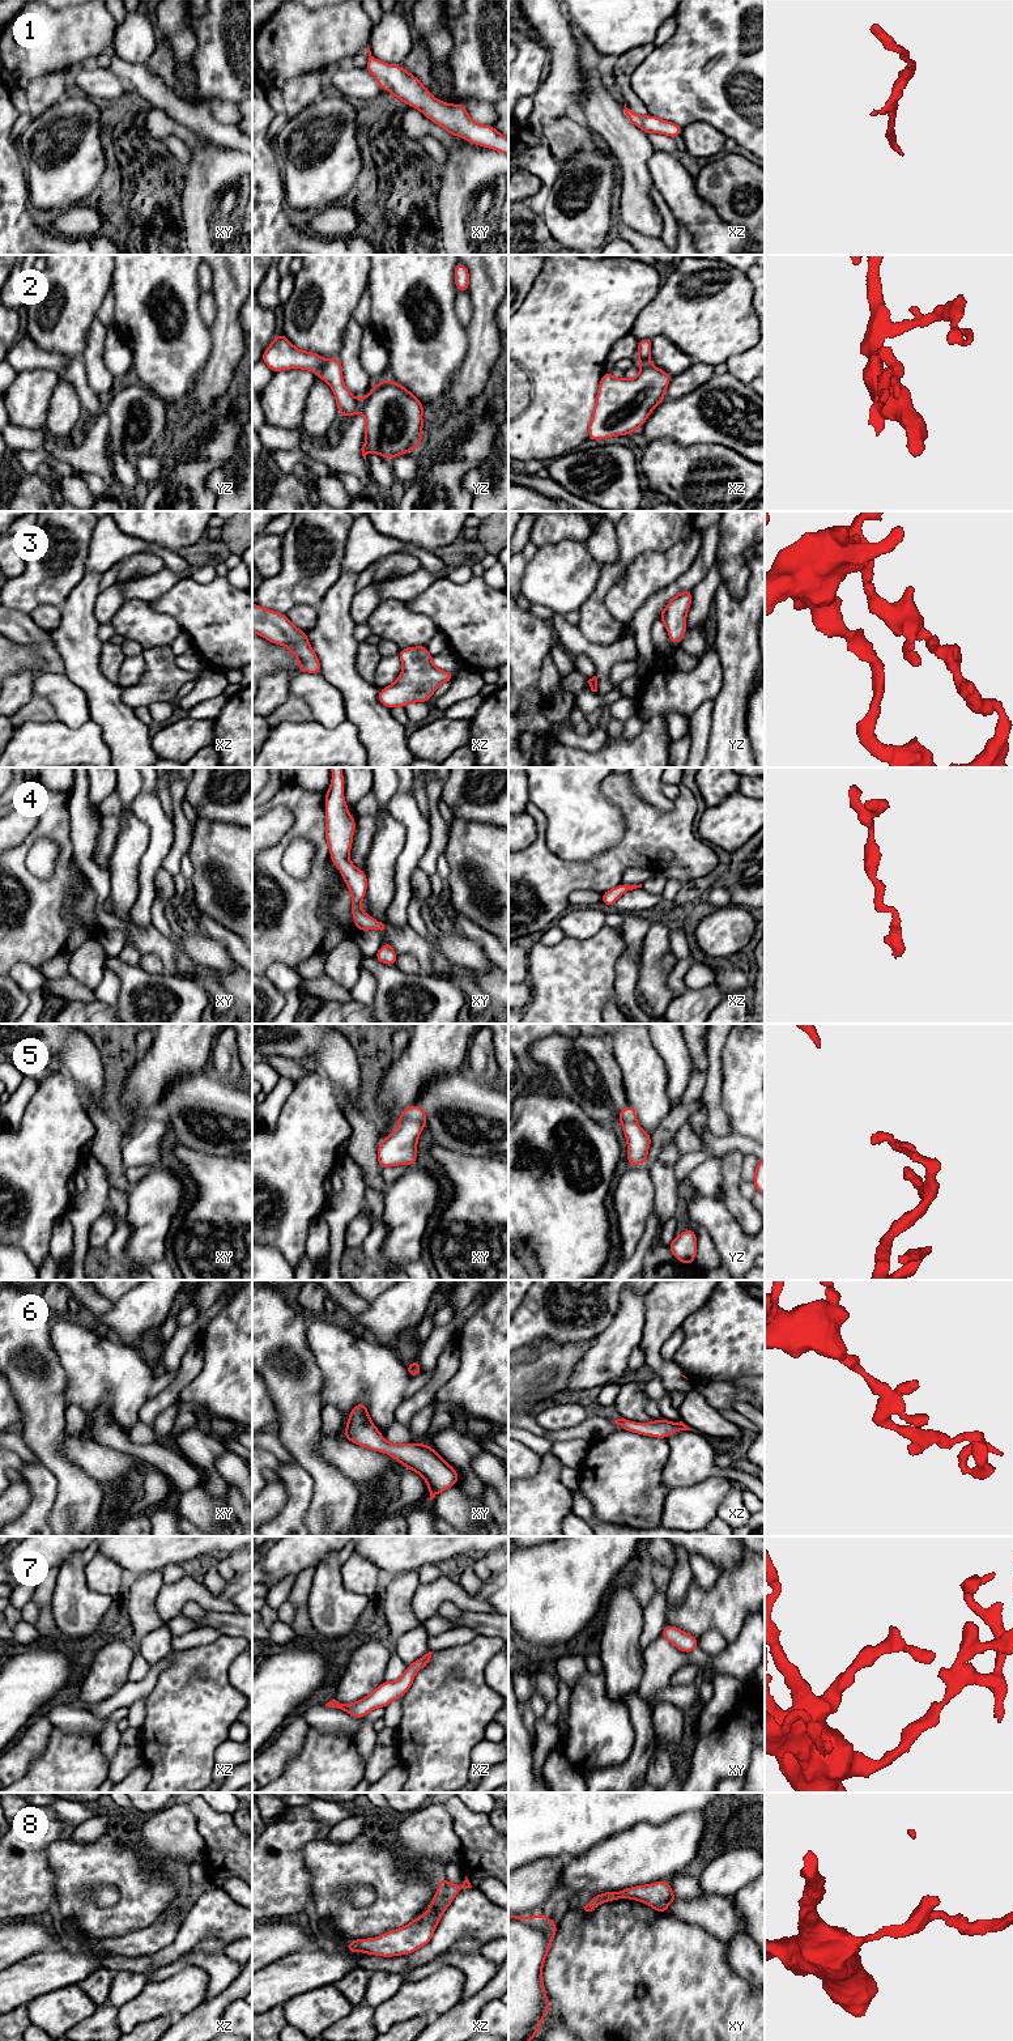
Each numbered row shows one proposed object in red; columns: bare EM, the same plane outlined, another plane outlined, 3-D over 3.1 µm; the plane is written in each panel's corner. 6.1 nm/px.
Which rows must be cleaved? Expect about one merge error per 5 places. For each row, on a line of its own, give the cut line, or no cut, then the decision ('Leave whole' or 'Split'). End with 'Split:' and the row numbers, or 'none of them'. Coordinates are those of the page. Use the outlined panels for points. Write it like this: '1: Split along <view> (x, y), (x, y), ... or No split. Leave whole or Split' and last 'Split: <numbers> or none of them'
1: No split. Leave whole
2: No split. Leave whole
3: No split. Leave whole
4: No split. Leave whole
5: No split. Leave whole
6: No split. Leave whole
7: No split. Leave whole
8: No split. Leave whole
Split: none of them

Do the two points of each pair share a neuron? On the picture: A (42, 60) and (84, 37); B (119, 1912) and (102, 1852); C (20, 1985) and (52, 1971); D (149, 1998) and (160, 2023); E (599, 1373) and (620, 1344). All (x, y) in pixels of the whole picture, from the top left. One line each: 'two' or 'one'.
A: one
B: one
C: one
D: two
E: one

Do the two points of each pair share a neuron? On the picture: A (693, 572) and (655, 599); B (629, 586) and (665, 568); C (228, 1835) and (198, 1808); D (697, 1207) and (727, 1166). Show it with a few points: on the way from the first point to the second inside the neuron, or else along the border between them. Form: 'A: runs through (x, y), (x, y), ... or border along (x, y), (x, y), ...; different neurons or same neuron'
A: runs through (684, 581), (664, 595); same neuron
B: runs through (638, 583), (648, 573), (656, 572); same neuron
C: runs through (220, 1831), (205, 1816); same neuron
D: border along (719, 1200), (739, 1224); different neurons

